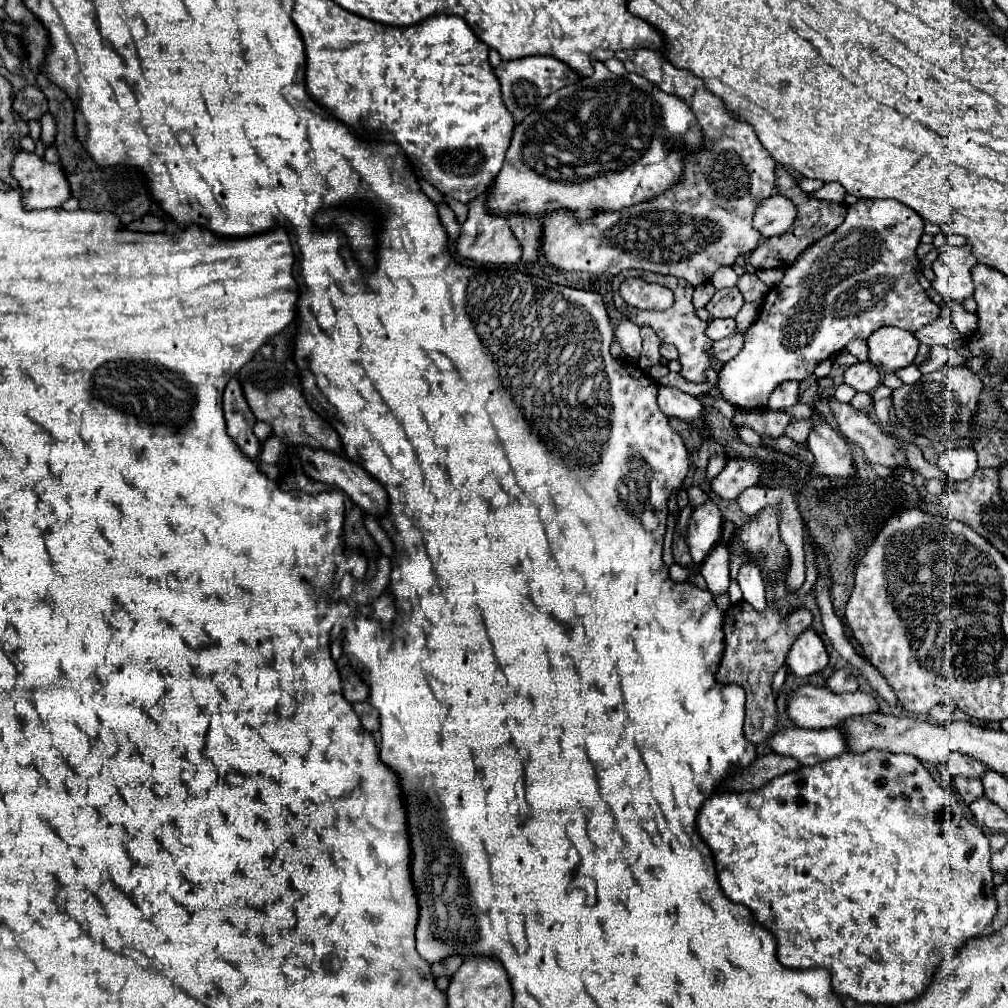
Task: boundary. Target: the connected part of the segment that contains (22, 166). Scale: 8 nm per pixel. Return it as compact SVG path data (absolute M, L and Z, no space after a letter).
M18 152L10 174L16 178L20 190L22 190L22 206L26 210L44 210L44 208L60 208L70 198L68 180L64 176L64 170L58 164L50 164L44 158L28 152Z

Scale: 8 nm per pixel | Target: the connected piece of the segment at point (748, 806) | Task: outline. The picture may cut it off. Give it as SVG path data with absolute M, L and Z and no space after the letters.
M868 750L862 754L844 752L842 756L824 760L816 766L800 766L794 772L778 776L752 792L716 792L704 800L696 816L696 830L706 846L712 850L716 874L722 892L738 904L744 904L754 914L756 922L768 928L776 940L778 962L786 968L828 968L832 976L832 990L842 998L852 998L862 1004L900 1004L920 996L928 988L932 972L940 962L958 952L968 940L982 936L996 914L996 898L990 870L990 846L982 828L970 824L958 800L934 782L920 760L908 754L888 754Z

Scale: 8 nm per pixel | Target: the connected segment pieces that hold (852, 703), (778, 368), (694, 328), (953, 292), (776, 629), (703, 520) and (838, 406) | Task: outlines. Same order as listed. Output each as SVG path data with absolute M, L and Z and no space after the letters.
M804 684L798 686L796 690L792 690L786 698L786 716L798 726L798 728L834 728L838 726L842 720L856 716L856 714L870 714L876 712L878 704L874 700L874 696L864 694L860 690L856 692L846 692L846 694L834 694L828 688L820 688L820 686L812 686L812 684Z
M858 200L848 206L844 222L806 248L796 262L784 270L782 282L768 292L758 320L744 334L744 348L718 372L722 400L740 410L762 410L768 406L768 396L778 384L784 380L806 380L816 364L840 352L850 340L866 340L880 326L900 326L908 332L916 332L934 322L940 314L940 306L926 296L914 272L922 228L924 220L898 200Z
M624 270L620 272L612 286L618 290L618 286L622 284L624 278L628 276L640 276L642 280L652 280L652 282L658 282L658 284L666 284L672 292L674 292L674 306L668 308L668 310L638 310L638 308L632 308L632 306L624 306L624 310L620 310L624 316L632 318L632 322L636 326L650 326L656 336L662 340L662 342L668 342L668 344L674 344L680 352L680 364L682 364L682 370L680 374L686 378L686 380L694 380L694 382L704 382L706 376L704 376L704 370L710 368L710 348L712 348L712 342L704 336L704 330L708 326L708 322L700 320L696 316L696 308L692 306L692 292L694 292L694 286L688 284L686 280L680 280L680 278L672 278L672 276L656 276L656 274L650 274L650 272L640 272L640 270Z
M968 246L946 248L932 262L934 282L932 288L944 300L966 300L974 294L974 284L970 278L970 270L976 264Z
M748 602L730 604L724 612L724 656L716 672L718 684L738 684L746 692L746 722L744 734L752 744L766 742L778 718L776 696L772 692L772 676L784 664L792 642L812 624L812 614L806 608L796 608L780 614L778 608L766 606L762 612L754 610Z
M706 500L704 504L694 508L686 528L686 544L696 566L702 564L708 552L720 542L722 526L724 518L712 500Z
M828 398L828 406L838 422L838 430L848 438L848 442L862 448L870 462L888 468L908 468L904 454L896 448L896 438L882 432L882 428L864 412L850 404L842 404L836 398Z

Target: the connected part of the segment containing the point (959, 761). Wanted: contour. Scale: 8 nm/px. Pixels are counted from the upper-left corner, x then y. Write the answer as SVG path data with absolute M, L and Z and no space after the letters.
M960 756L960 758L952 758L948 764L940 766L940 774L946 782L950 782L950 778L954 776L964 776L964 778L982 778L986 772L984 764L980 764L978 760L968 760L968 756Z

